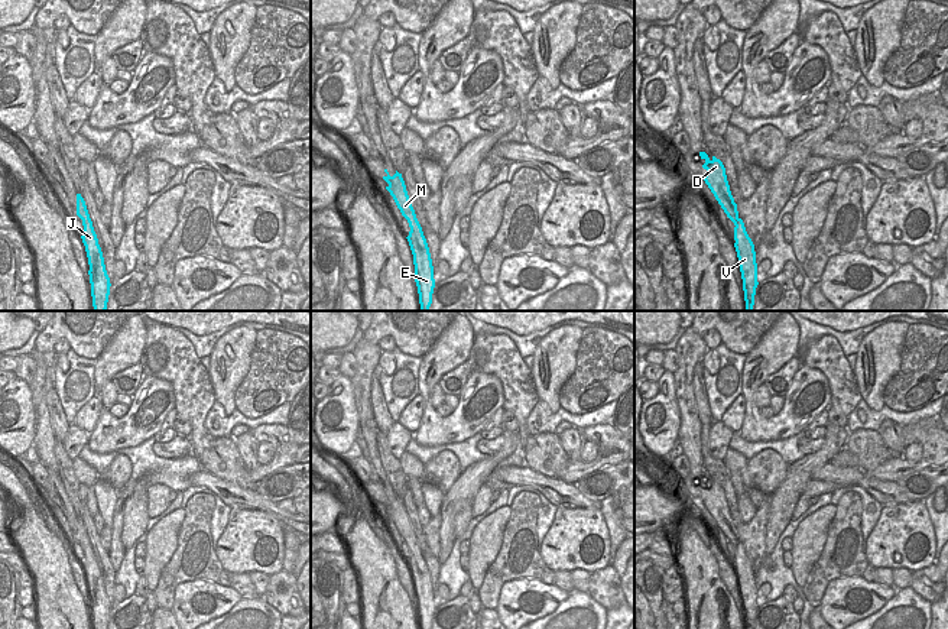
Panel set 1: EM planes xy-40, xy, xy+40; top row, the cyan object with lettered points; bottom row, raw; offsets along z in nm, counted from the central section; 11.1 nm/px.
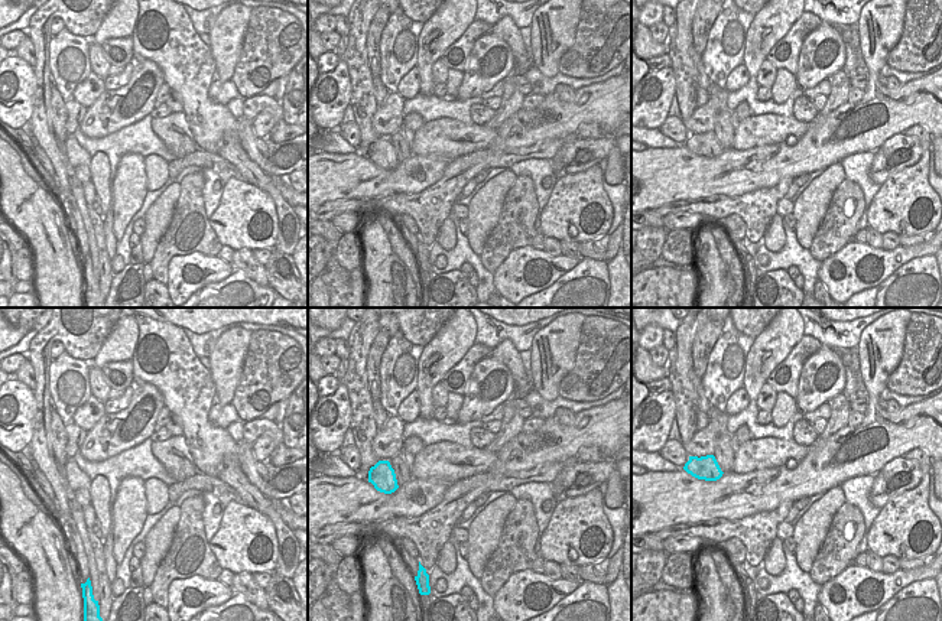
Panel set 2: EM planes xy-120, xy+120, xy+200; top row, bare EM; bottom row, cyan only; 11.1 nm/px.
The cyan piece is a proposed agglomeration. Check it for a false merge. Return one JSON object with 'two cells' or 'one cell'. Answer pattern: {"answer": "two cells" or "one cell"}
{"answer": "one cell"}

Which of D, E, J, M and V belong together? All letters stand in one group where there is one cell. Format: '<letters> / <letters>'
D E J M V

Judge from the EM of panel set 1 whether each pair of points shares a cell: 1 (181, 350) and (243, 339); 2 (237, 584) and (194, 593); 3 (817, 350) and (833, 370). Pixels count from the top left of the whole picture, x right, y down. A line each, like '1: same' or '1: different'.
1: different
2: different
3: same

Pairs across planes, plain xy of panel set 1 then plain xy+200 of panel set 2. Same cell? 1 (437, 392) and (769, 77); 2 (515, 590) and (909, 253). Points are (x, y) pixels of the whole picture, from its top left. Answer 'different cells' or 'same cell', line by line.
1: same cell
2: same cell

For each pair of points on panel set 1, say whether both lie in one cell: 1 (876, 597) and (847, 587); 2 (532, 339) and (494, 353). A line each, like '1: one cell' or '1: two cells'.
1: one cell
2: two cells

